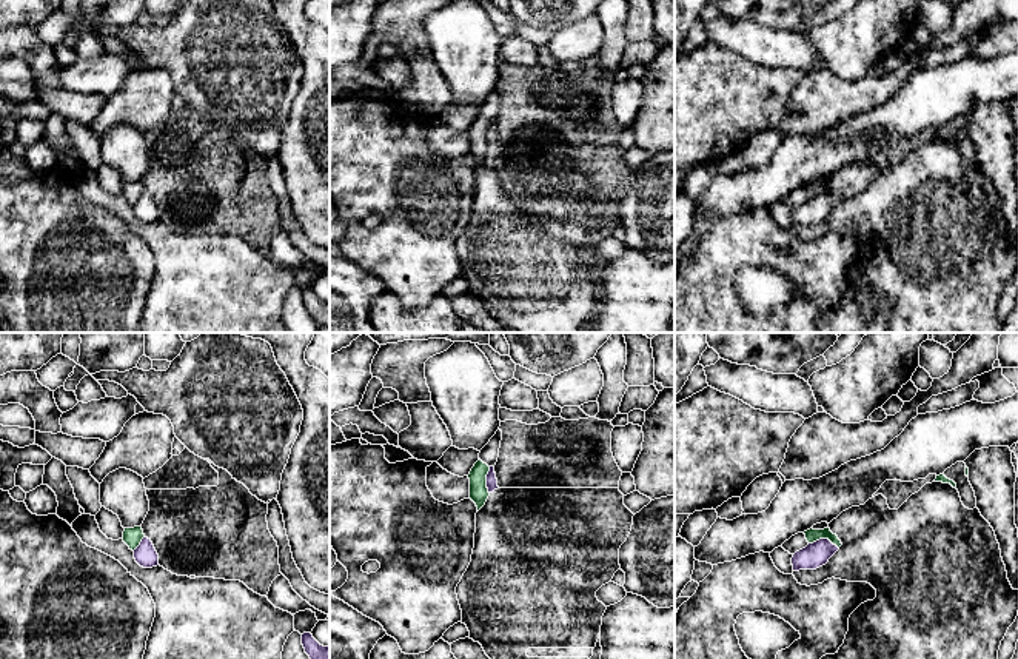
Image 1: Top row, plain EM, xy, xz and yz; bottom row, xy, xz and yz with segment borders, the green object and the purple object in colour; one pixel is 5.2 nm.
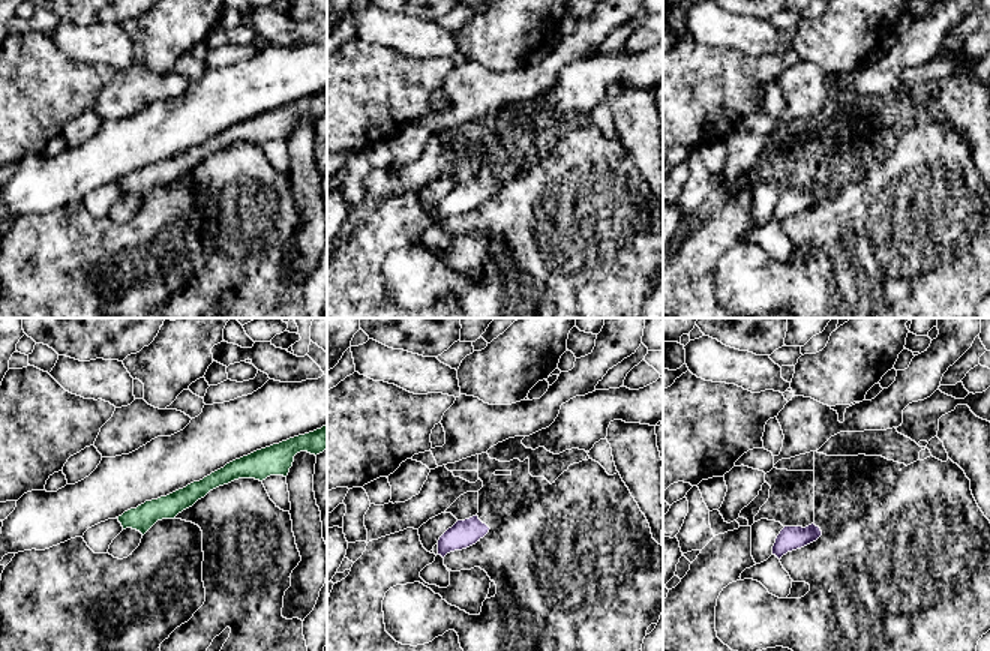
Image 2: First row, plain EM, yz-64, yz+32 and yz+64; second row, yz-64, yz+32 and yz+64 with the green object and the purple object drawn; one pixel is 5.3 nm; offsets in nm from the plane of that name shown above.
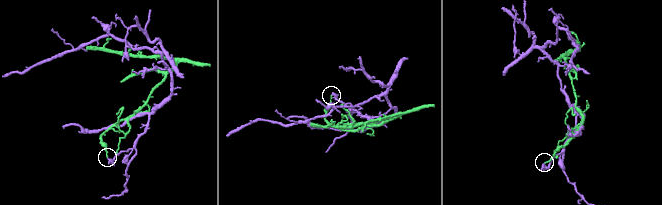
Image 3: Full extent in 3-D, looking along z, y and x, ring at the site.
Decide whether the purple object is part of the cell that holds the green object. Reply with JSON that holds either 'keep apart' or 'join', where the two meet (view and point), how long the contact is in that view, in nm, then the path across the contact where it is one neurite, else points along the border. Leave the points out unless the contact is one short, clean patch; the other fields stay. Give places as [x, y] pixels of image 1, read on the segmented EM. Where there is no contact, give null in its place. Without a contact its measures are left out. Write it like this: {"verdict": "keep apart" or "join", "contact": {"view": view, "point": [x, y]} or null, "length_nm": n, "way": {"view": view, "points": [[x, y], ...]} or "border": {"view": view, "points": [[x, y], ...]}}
{"verdict": "keep apart", "contact": {"view": "yz", "point": [824, 538]}, "length_nm": 160, "border": {"view": "yz", "points": [[809, 542], [829, 539], [838, 548]]}}

